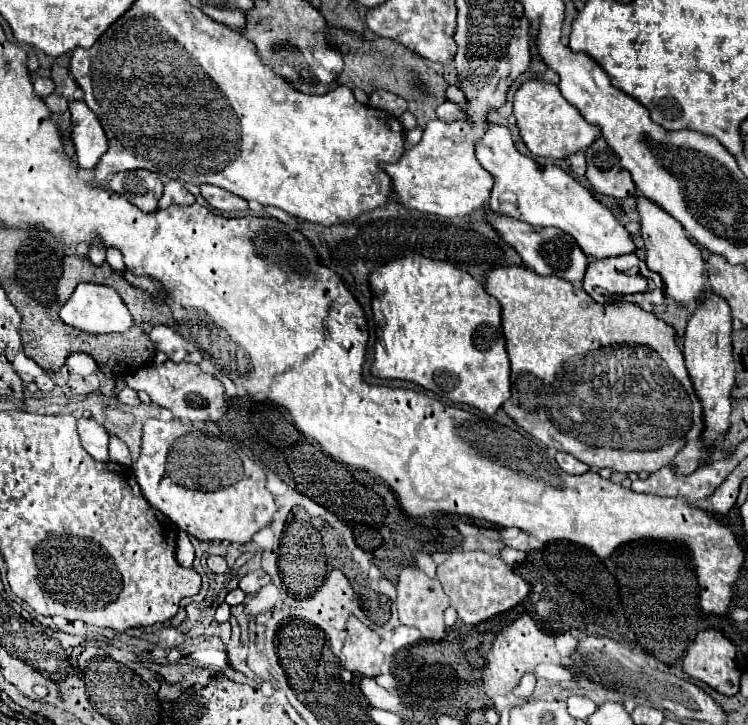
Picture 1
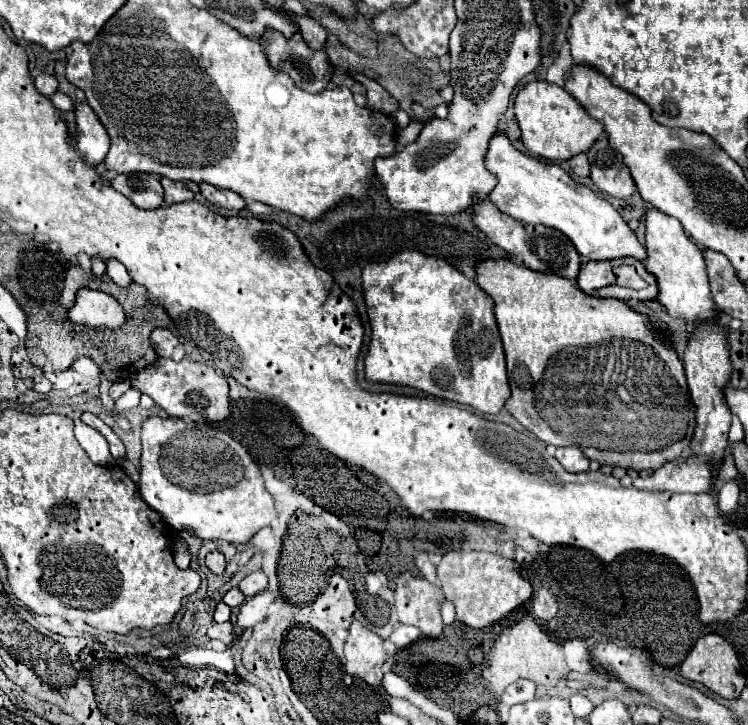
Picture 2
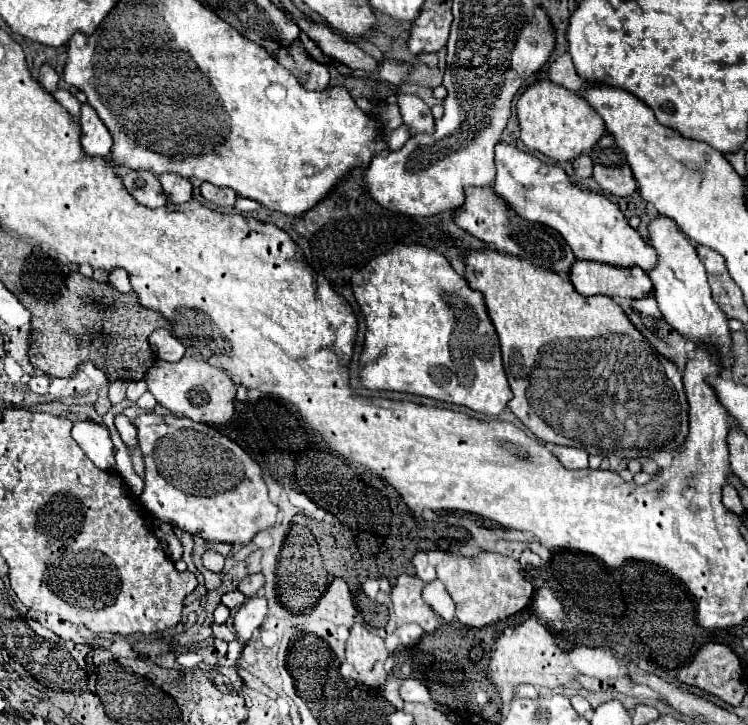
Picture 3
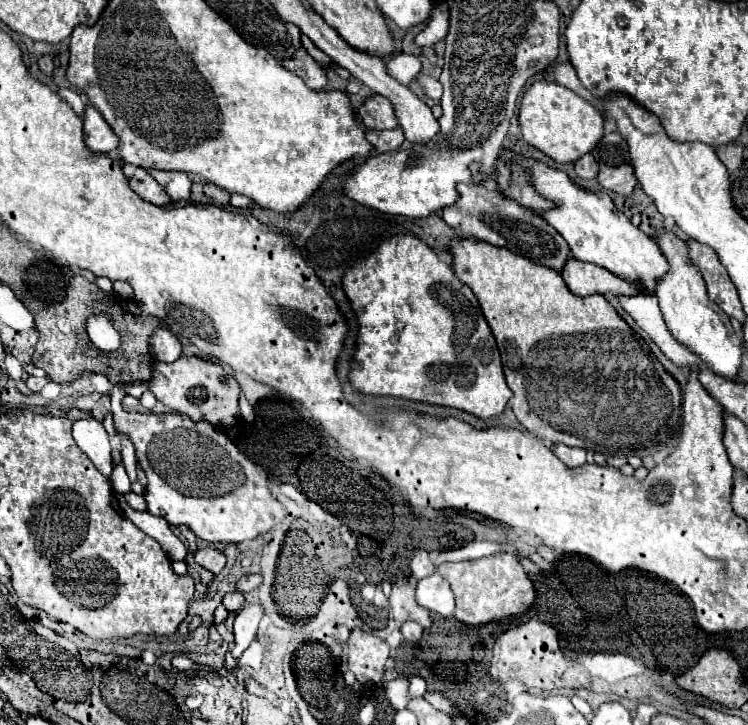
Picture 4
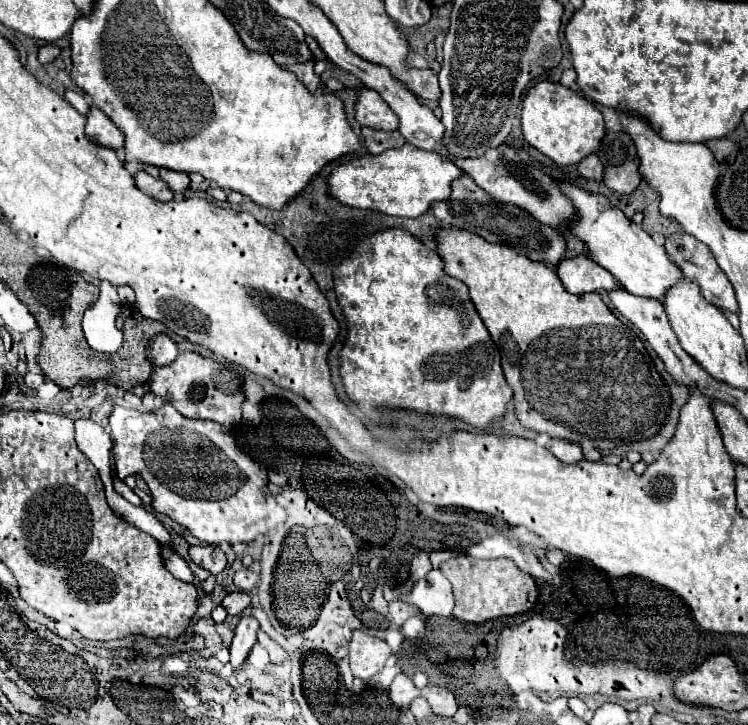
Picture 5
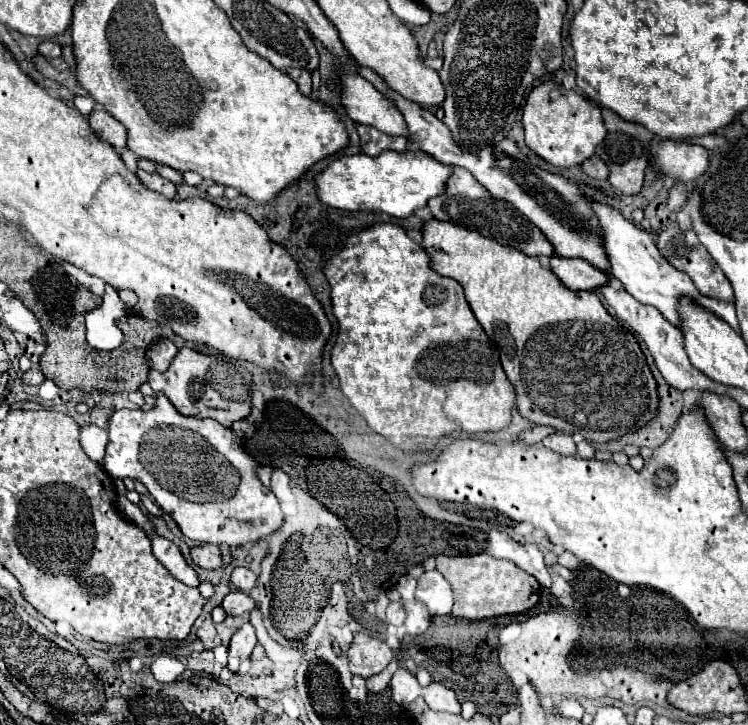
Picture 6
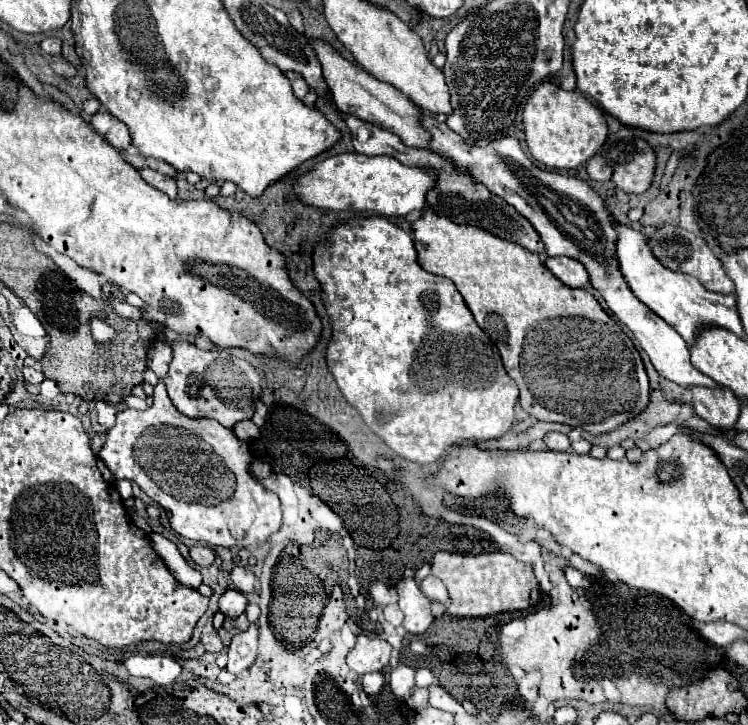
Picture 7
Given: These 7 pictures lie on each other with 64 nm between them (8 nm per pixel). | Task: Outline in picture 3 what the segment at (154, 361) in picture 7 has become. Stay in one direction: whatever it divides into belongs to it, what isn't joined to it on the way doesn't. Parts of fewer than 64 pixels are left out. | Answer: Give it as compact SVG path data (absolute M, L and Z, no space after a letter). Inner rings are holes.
M160 328L160 330L156 330L156 332L150 334L150 346L152 346L152 350L156 350L158 358L162 358L166 362L178 362L184 356L184 352L186 352L184 344L180 344L164 328Z

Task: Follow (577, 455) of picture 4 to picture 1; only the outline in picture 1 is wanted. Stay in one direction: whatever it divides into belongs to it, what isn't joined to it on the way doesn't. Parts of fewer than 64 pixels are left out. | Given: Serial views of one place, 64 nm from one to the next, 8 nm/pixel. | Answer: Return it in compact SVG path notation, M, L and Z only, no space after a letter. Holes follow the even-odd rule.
M558 452L558 454L556 454L556 464L558 464L566 474L584 474L584 472L590 470L584 462L576 460L572 454L566 454L566 452Z

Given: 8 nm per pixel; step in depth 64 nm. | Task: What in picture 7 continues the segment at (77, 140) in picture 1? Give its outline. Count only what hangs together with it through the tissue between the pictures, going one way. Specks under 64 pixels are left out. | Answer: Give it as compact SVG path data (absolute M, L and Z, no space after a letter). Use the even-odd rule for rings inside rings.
M100 110L90 118L90 124L94 126L94 130L98 130L100 136L104 136L114 148L118 148L120 152L126 150L130 146L130 136L128 136L128 128L124 122L120 122L118 118L114 118L110 112Z

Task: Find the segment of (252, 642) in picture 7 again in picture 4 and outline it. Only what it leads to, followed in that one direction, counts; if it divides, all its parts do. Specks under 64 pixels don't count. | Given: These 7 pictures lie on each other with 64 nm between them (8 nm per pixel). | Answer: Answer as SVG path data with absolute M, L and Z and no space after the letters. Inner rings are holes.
M246 604L234 620L234 648L232 656L238 660L240 654L250 646L250 642L258 636L258 624L264 616L264 606L258 604Z

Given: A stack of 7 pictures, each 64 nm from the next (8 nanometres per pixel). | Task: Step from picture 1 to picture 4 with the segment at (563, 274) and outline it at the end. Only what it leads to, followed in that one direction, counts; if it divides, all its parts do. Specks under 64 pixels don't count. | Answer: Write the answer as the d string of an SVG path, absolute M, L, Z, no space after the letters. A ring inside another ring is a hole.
M458 184L460 200L440 212L446 224L450 224L460 236L470 236L476 240L484 240L488 244L496 244L500 248L508 248L514 254L528 256L532 262L548 266L556 272L562 272L564 264L570 260L570 248L550 224L546 224L542 218L528 212L528 208L516 204L514 200L504 198L494 184L492 186L466 186Z

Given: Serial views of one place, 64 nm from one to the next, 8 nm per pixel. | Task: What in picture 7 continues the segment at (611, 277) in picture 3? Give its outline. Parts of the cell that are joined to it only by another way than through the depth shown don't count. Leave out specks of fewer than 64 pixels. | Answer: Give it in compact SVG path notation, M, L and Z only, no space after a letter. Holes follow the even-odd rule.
M564 256L562 258L546 258L546 268L570 288L582 288L582 286L590 284L590 276L578 260L564 258Z

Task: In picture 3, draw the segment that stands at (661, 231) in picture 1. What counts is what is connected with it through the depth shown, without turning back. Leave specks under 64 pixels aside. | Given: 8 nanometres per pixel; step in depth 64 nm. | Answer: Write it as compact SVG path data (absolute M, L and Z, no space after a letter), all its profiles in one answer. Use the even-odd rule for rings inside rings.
M656 216L654 220L650 220L648 234L650 234L648 242L656 250L656 256L658 256L648 276L654 284L654 298L660 306L662 318L670 326L674 326L678 332L692 338L694 342L702 342L706 346L716 348L724 368L730 368L732 350L730 350L730 328L726 324L728 318L712 300L710 286L706 280L706 270L704 270L702 260L698 260L698 252L694 244L666 216Z

